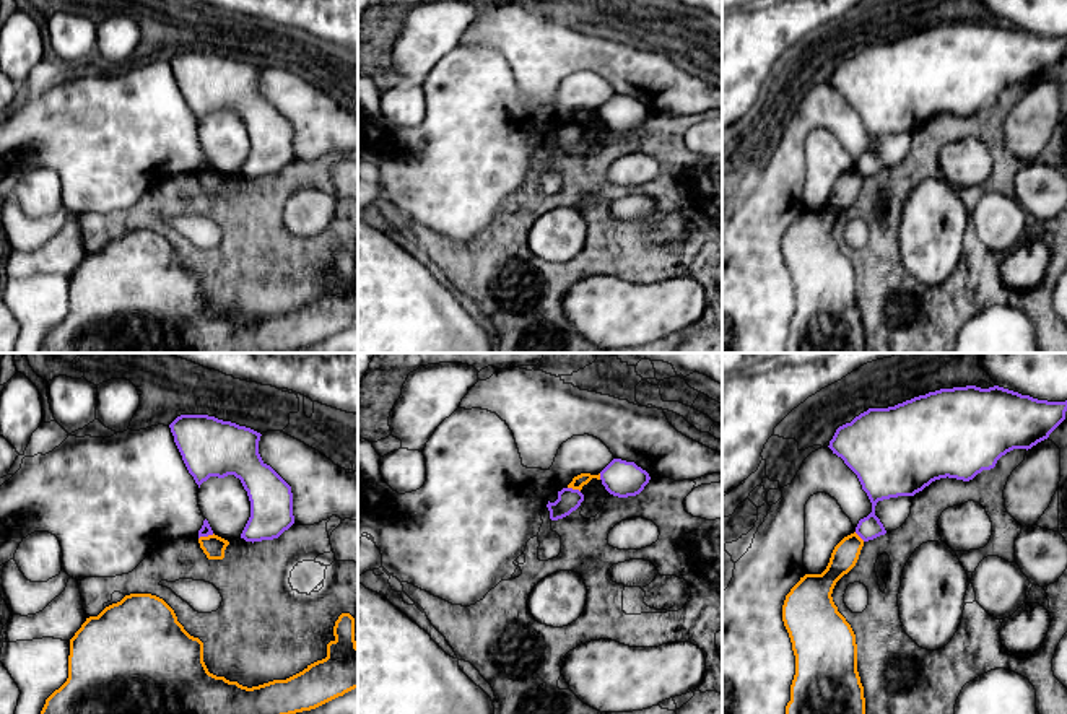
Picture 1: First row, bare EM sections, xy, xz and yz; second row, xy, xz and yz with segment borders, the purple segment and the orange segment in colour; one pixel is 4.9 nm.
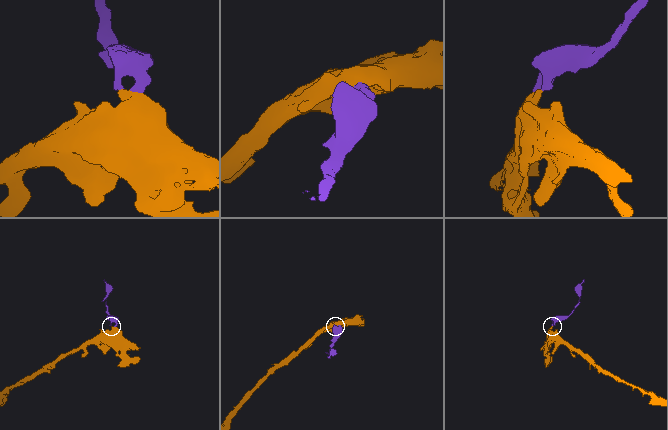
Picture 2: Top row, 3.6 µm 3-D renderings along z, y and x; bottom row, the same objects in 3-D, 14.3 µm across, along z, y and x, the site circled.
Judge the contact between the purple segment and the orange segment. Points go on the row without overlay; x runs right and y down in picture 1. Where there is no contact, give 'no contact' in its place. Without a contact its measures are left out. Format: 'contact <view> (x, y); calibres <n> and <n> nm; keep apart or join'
contact xy (205, 171); calibres 60 and 110 nm; keep apart

